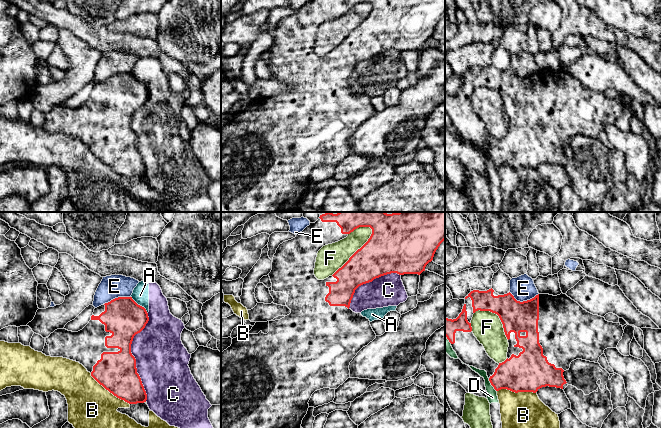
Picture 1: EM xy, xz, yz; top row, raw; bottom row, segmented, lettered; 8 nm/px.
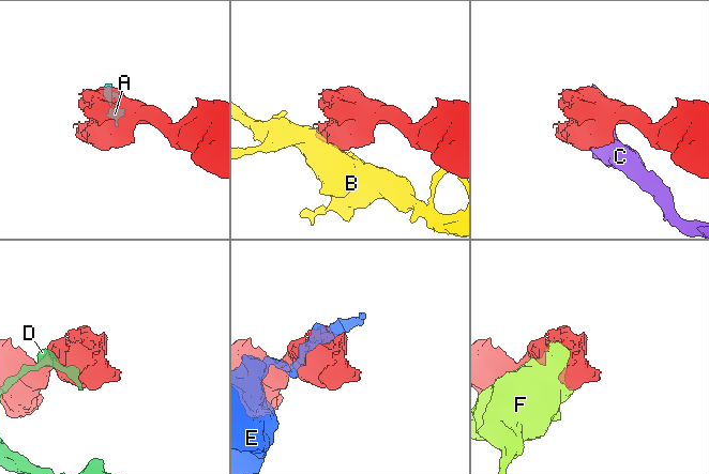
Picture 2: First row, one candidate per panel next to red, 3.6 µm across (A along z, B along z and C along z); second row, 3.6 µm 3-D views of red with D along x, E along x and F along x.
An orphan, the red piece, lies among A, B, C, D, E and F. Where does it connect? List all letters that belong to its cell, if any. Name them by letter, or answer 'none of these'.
none of these

